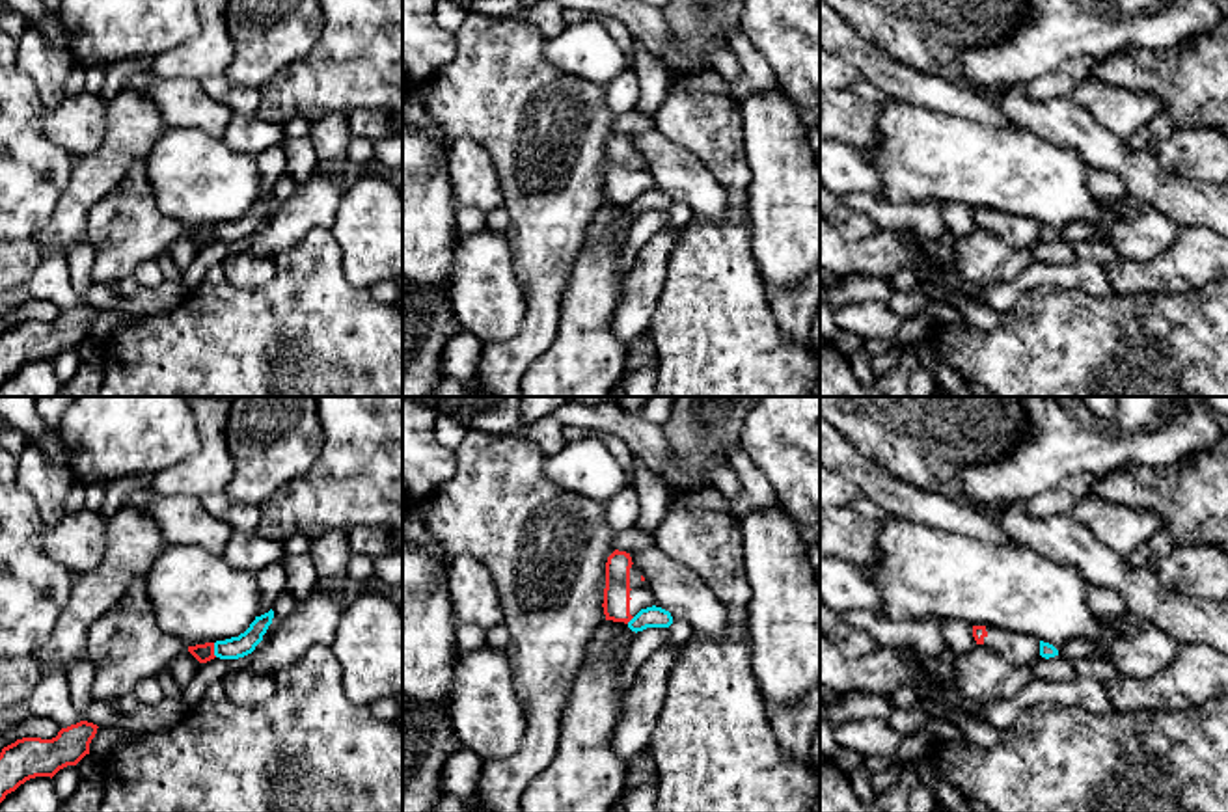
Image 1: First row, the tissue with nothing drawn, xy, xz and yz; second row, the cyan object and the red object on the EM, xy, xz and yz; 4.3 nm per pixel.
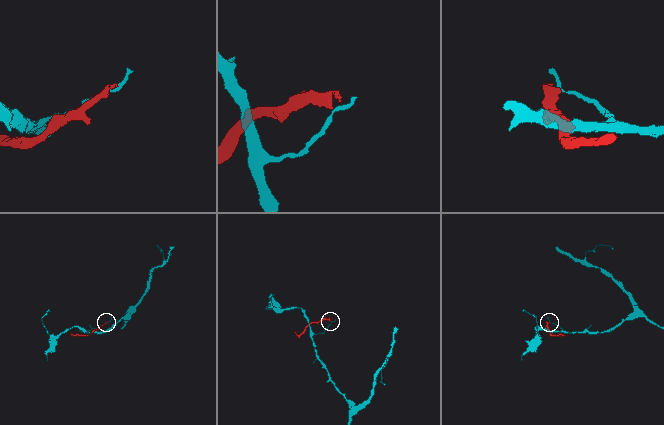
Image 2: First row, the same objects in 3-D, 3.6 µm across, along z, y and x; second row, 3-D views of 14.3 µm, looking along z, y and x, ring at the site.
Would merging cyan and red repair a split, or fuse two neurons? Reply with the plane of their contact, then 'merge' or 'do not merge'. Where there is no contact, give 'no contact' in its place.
xy | do not merge

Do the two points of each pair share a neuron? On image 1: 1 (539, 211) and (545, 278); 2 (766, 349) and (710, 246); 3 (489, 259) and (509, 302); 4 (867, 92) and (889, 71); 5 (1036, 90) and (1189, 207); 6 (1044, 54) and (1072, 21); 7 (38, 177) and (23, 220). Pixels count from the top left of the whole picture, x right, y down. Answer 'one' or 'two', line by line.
1: one
2: one
3: one
4: two
5: two
6: one
7: one

